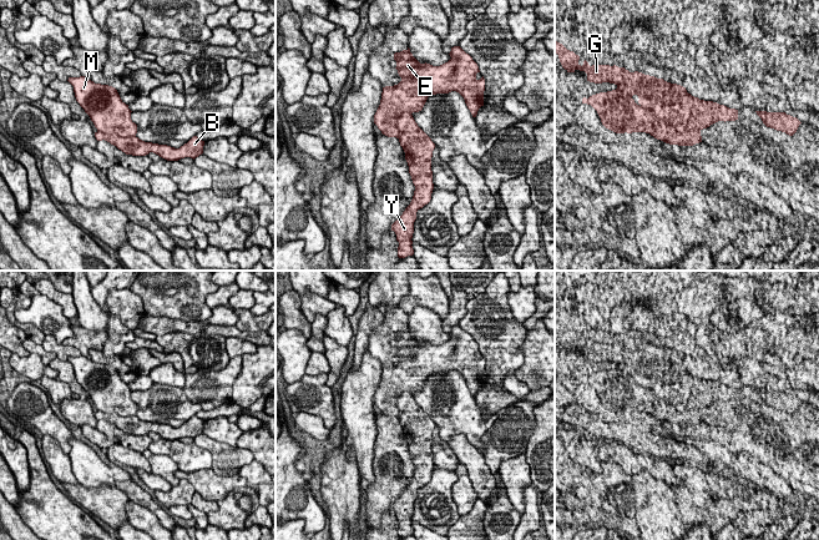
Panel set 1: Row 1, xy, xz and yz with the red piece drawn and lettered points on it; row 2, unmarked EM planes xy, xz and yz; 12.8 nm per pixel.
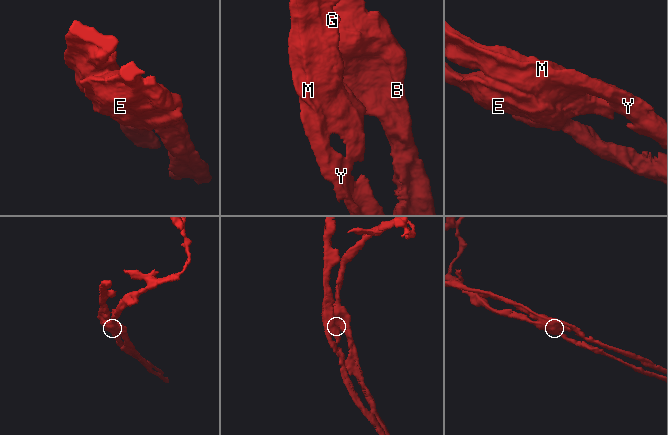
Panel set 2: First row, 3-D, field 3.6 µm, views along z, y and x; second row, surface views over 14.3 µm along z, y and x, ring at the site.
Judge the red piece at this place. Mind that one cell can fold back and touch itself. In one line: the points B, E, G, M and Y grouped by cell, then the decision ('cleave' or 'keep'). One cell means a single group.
groups B E / G M Y; cleave

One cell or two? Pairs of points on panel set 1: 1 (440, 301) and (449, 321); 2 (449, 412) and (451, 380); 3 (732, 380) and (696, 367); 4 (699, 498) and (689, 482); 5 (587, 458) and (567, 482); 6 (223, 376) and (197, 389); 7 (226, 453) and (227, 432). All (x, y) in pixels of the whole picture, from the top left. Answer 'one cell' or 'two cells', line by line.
1: two cells
2: one cell
3: one cell
4: one cell
5: two cells
6: one cell
7: two cells

